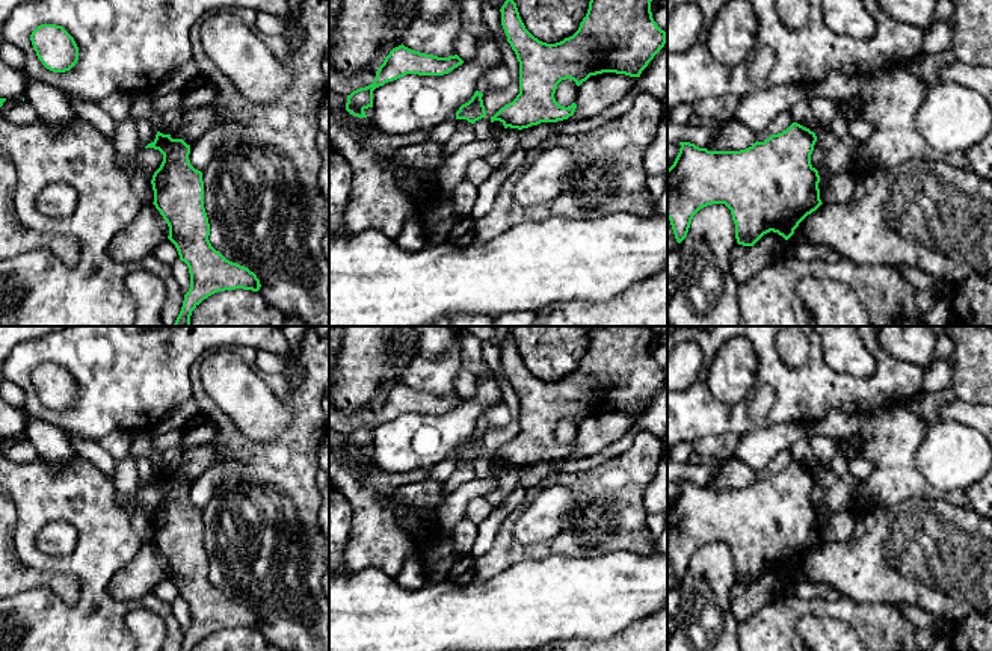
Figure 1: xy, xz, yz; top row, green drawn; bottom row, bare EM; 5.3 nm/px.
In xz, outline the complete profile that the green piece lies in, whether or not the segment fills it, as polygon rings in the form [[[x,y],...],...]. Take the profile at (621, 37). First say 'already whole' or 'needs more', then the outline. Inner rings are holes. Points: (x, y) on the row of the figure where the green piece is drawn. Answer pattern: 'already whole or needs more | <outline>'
already whole | [[[506,0],[501,6],[501,26],[507,42],[519,62],[519,94],[501,107],[491,122],[500,121],[504,128],[528,128],[541,122],[557,122],[574,115],[577,104],[560,106],[556,98],[557,85],[571,79],[580,86],[590,76],[602,73],[640,77],[642,71],[666,44],[666,32],[652,18],[652,0],[590,0],[578,30],[556,44],[535,38],[524,26],[516,3]]]

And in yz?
already whole | [[[797,122],[740,151],[708,151],[679,142],[679,153],[667,169],[667,219],[676,242],[687,237],[693,216],[711,204],[725,204],[731,210],[738,245],[753,246],[770,231],[788,240],[799,224],[823,204],[820,175],[811,165],[815,142],[815,133]]]

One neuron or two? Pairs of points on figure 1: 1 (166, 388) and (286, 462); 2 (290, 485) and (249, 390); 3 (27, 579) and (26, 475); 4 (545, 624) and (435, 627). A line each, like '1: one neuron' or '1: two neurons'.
1: two neurons
2: two neurons
3: two neurons
4: one neuron

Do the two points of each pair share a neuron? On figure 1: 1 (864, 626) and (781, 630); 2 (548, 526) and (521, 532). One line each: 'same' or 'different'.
1: same
2: same

